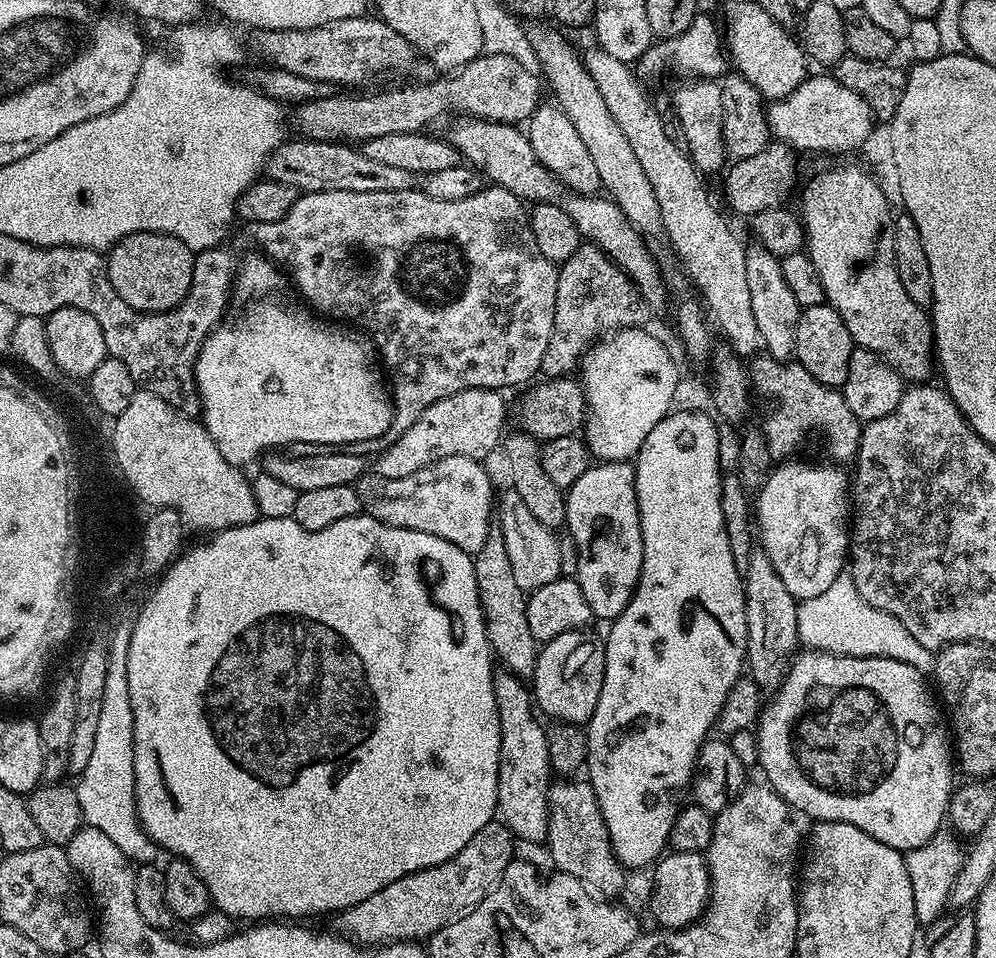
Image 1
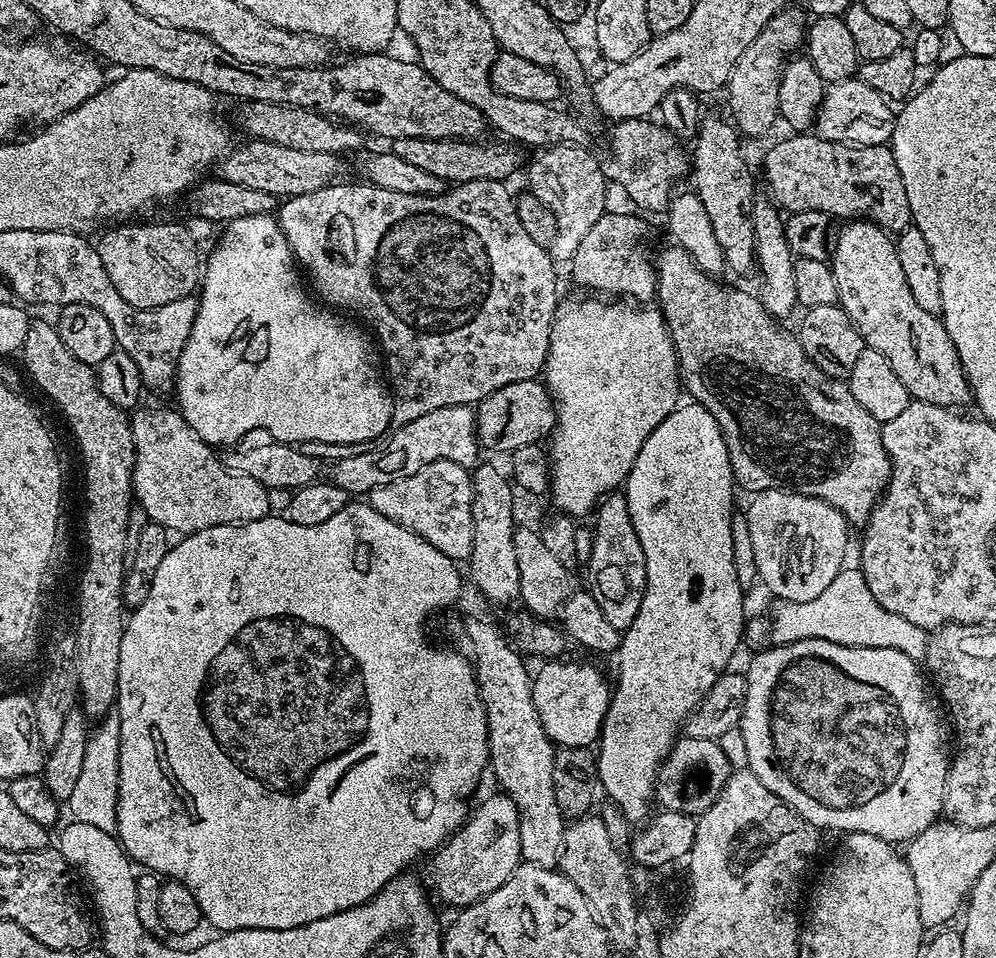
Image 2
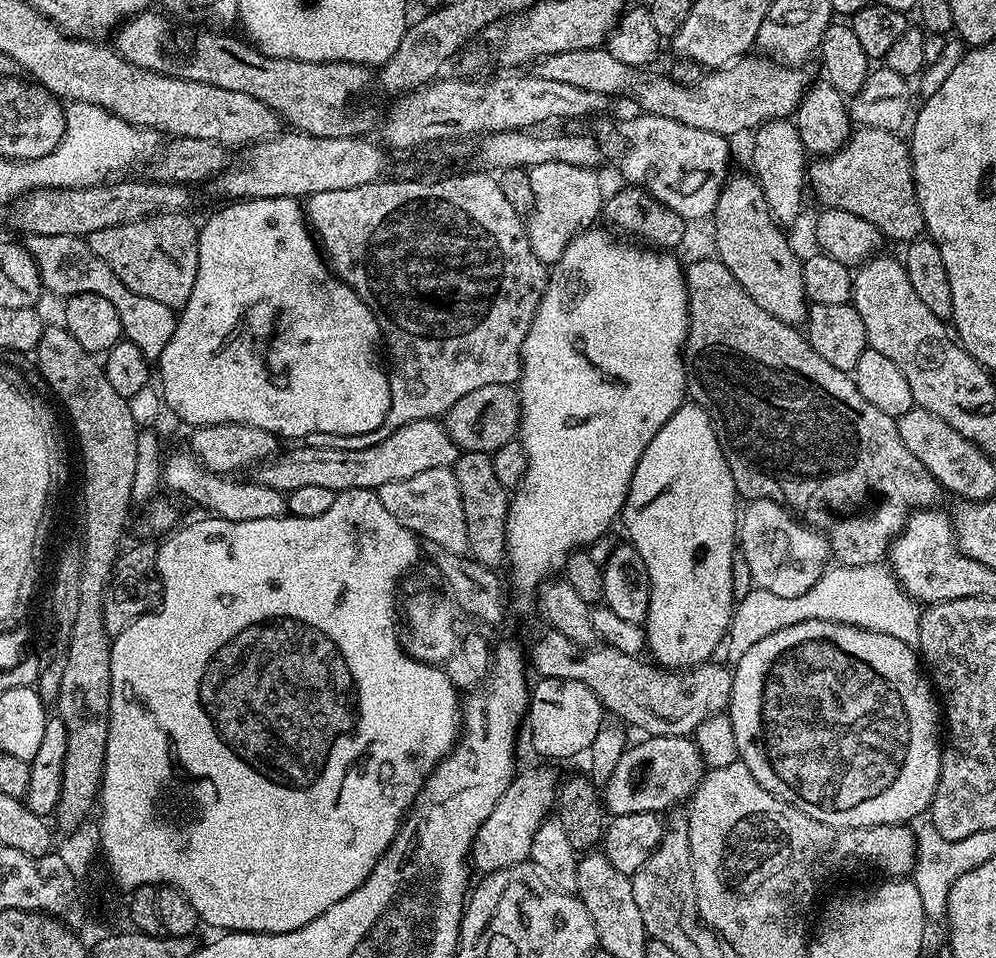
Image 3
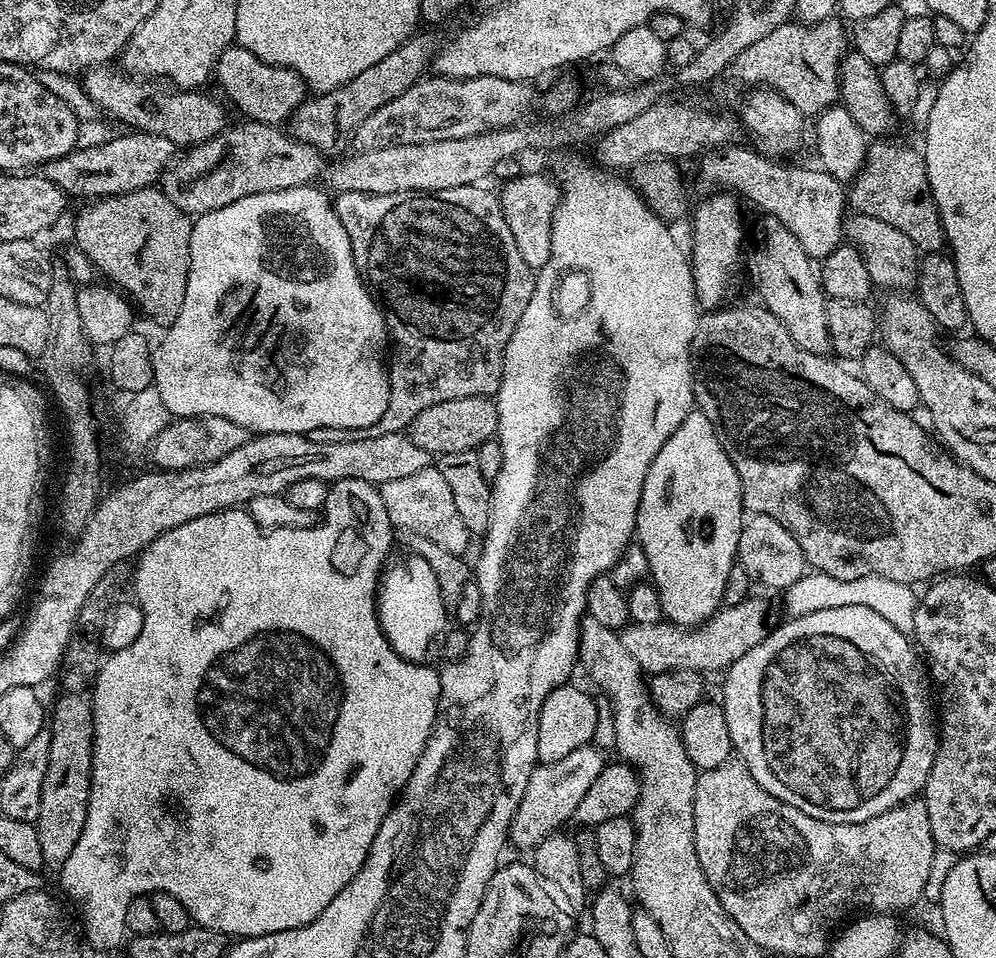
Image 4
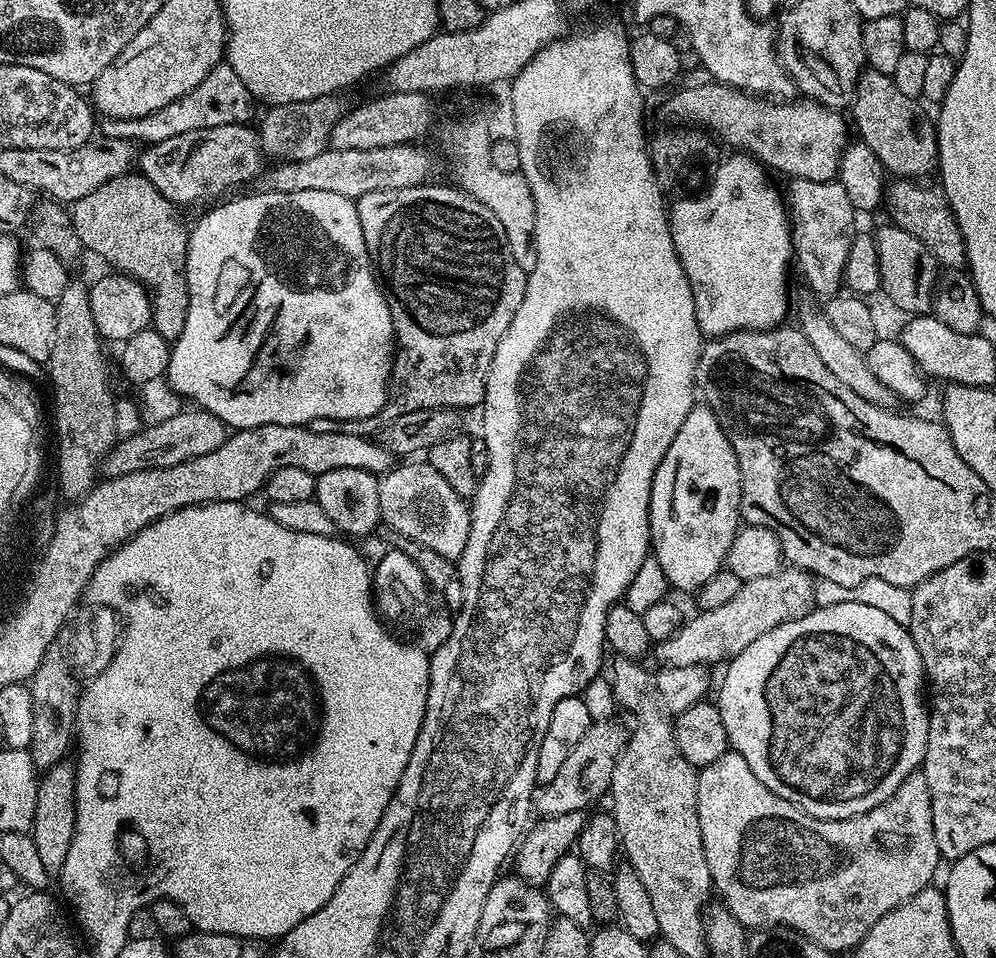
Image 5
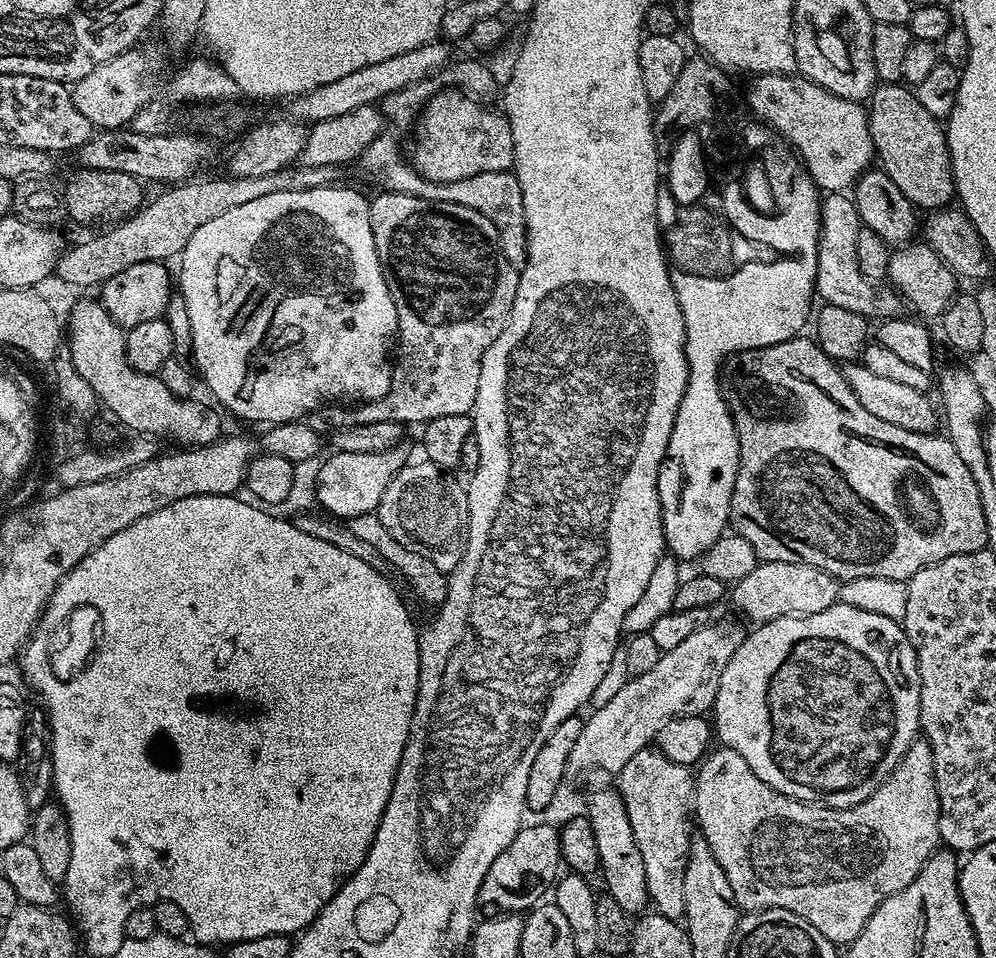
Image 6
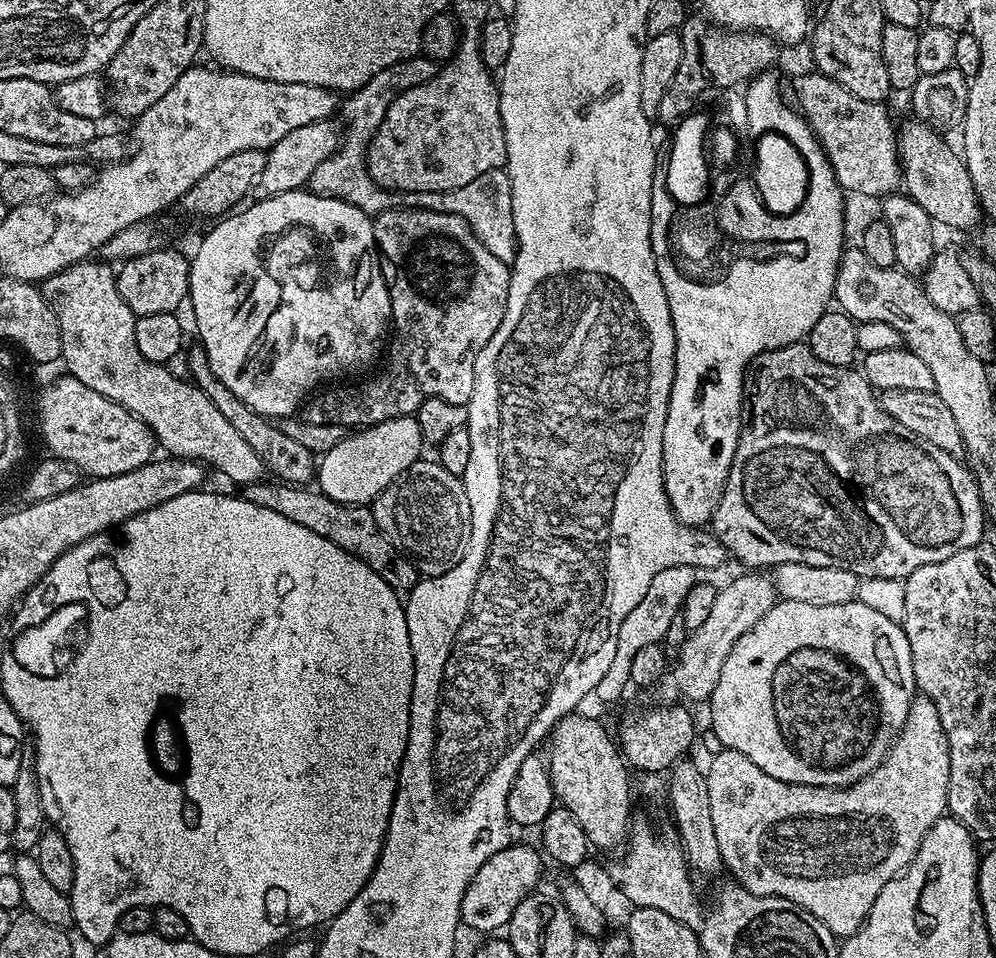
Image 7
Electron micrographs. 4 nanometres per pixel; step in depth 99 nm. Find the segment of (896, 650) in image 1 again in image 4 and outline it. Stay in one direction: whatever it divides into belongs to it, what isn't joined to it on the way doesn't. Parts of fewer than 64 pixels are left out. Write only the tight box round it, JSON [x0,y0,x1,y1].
[783,570,918,634]

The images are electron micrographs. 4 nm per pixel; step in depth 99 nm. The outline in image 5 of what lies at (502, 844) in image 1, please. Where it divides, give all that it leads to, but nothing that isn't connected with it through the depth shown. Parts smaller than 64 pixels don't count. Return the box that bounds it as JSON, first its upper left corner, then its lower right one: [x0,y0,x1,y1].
[534,719,628,817]

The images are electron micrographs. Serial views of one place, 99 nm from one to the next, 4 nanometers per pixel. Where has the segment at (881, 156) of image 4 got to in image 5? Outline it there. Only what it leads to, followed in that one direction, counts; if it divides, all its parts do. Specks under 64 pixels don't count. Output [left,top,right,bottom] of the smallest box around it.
[886,178,965,269]

